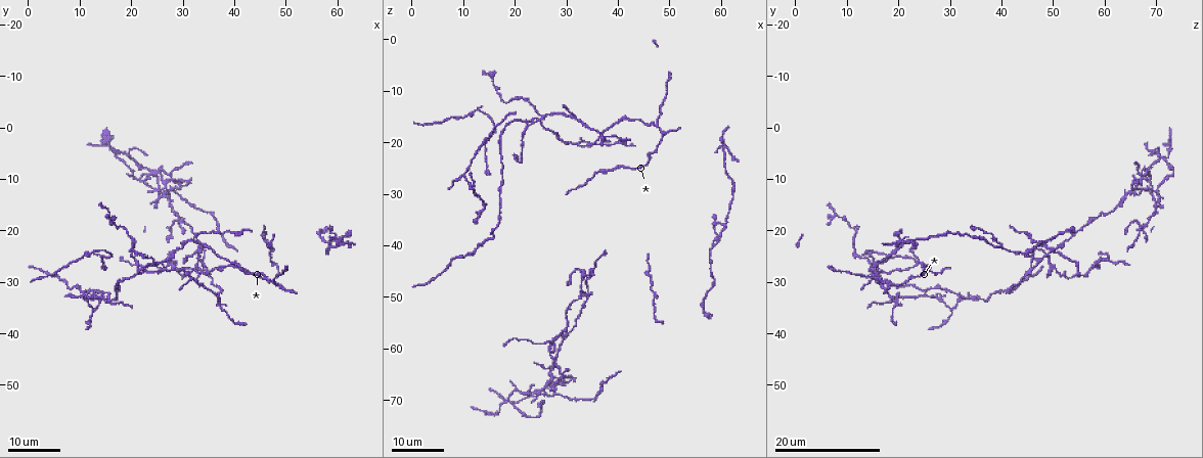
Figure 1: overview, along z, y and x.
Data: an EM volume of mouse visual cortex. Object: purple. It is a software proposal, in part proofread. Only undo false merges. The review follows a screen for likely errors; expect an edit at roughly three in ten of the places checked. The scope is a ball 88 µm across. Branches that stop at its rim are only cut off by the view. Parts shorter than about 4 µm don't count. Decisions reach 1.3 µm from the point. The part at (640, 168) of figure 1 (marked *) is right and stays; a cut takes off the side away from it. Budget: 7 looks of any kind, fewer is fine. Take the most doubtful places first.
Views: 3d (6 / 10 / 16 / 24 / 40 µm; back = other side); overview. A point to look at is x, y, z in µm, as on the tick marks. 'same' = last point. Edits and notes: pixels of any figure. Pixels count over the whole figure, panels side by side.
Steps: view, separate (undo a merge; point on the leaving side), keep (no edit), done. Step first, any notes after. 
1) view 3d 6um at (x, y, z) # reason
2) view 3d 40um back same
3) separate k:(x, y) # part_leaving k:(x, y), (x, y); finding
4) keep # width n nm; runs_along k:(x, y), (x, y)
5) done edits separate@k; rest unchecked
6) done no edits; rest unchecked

view 3d 16um at (13.0, 24.0, 13.5)

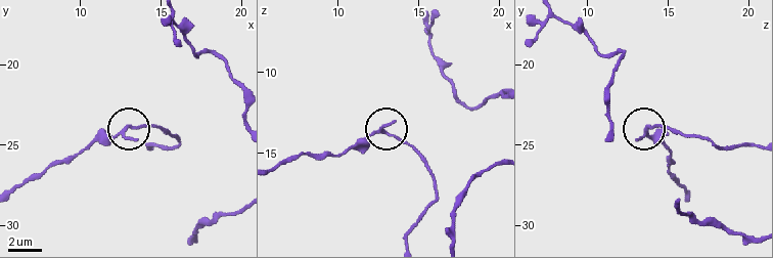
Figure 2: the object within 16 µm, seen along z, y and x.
view 3d 6um at (12.9, 23.9, 13.8)

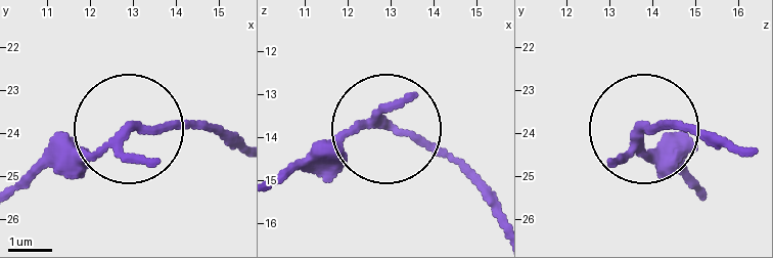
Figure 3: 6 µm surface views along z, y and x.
keep # all the same neuron

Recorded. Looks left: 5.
view 3d 24um at (31.5, 22.0, 20.5) # three-way junction

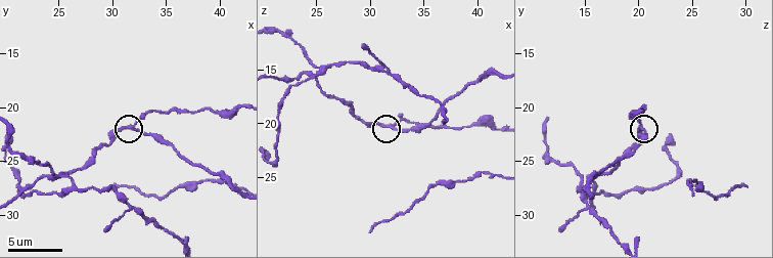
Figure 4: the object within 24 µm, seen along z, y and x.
view 3d 6um at (32.0, 21.8, 20.4)

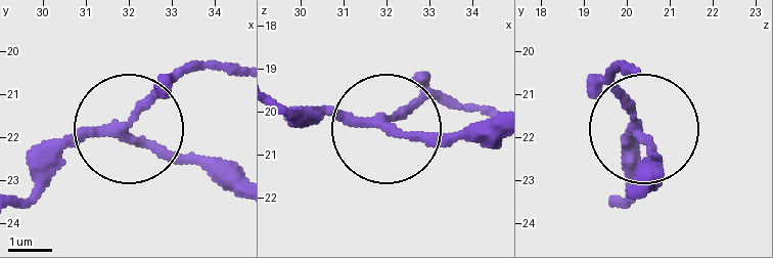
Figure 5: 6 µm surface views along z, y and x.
keep # width 190 nm; continuous, no second neuron

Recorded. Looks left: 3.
view 3d 16um at (34.0, 27.5, 46.5) # two arms in line, one across

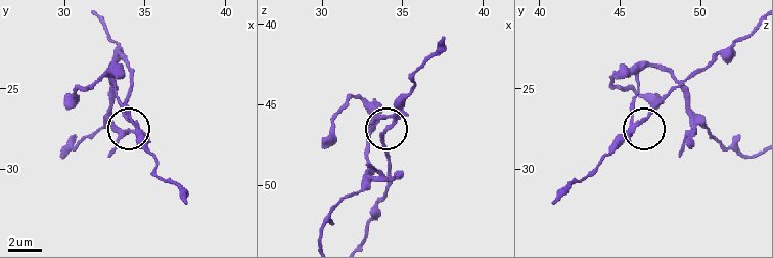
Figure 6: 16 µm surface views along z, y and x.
view 3d 10um at (34.3, 27.2, 45.9)

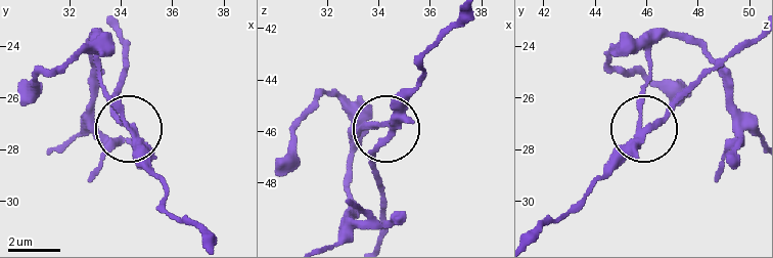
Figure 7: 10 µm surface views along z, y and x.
separate 7:(381, 141) # part_leaving 7:(396, 119), (376, 157), (382, 235); two neurons meet here

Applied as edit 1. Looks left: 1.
done edits separate@7; rest unchecked

